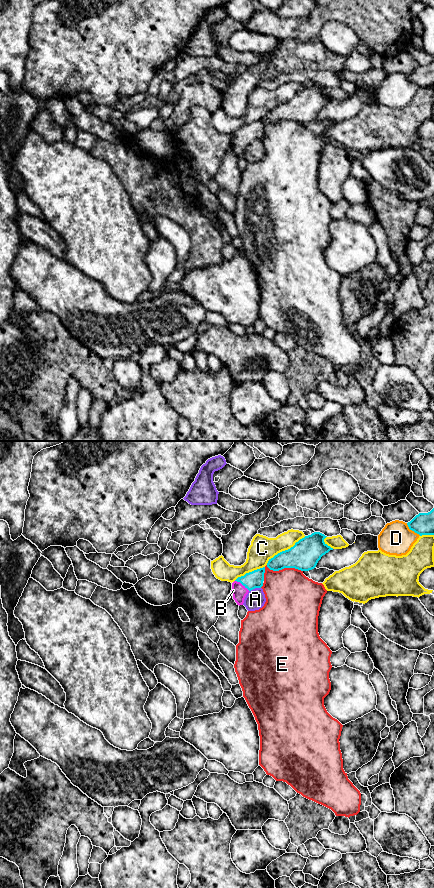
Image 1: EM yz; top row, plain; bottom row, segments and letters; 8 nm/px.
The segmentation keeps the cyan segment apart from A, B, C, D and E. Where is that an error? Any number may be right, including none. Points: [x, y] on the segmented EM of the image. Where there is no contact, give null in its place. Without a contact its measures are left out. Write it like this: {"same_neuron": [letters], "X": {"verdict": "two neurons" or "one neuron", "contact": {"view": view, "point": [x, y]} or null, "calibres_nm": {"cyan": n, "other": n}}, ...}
{"same_neuron": ["B"], "A": {"verdict": "two neurons", "contact": {"view": "yz", "point": [254, 588]}, "calibres_nm": {"cyan": 140, "other": 160}}, "B": {"verdict": "one neuron", "contact": {"view": "yz", "point": [242, 584]}, "calibres_nm": {"cyan": 140, "other": 120}}, "C": {"verdict": "two neurons", "contact": {"view": "yz", "point": [285, 550]}, "calibres_nm": {"cyan": 240, "other": 200}}, "D": {"verdict": "two neurons", "contact": {"view": "yz", "point": [412, 530]}, "calibres_nm": {"cyan": 180, "other": 260}}, "E": {"verdict": "two neurons", "contact": {"view": "yz", "point": [277, 570]}, "calibres_nm": {"cyan": 240, "other": 420}}}

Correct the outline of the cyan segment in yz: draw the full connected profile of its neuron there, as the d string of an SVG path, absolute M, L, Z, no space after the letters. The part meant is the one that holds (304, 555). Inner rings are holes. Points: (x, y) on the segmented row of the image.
M320 532L305 536L290 549L282 551L269 559L267 567L273 571L284 568L295 568L301 571L314 569L321 557L333 550L324 542L326 537Z

